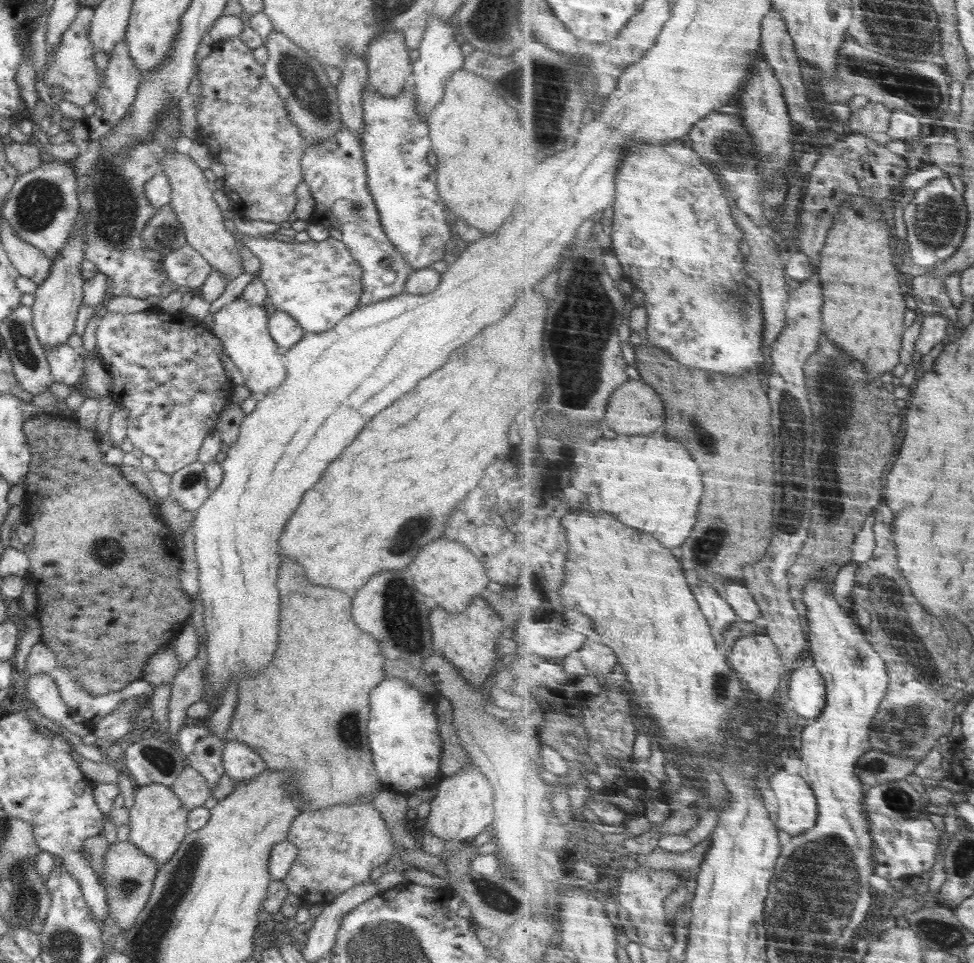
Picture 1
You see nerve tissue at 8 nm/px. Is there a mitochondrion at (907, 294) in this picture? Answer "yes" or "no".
no

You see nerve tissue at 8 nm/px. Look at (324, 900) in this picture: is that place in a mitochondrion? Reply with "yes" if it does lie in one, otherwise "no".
no

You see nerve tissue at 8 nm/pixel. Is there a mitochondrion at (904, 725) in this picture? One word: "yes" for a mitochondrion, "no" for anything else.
yes

